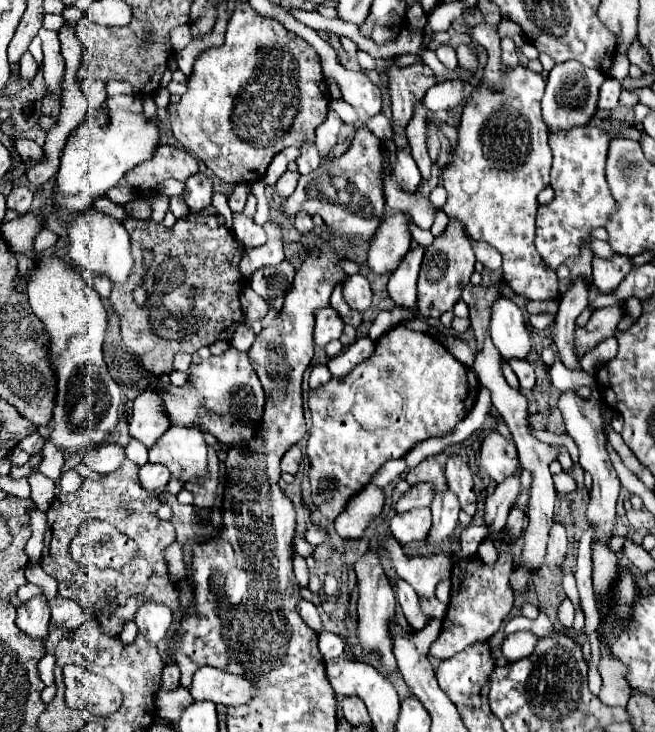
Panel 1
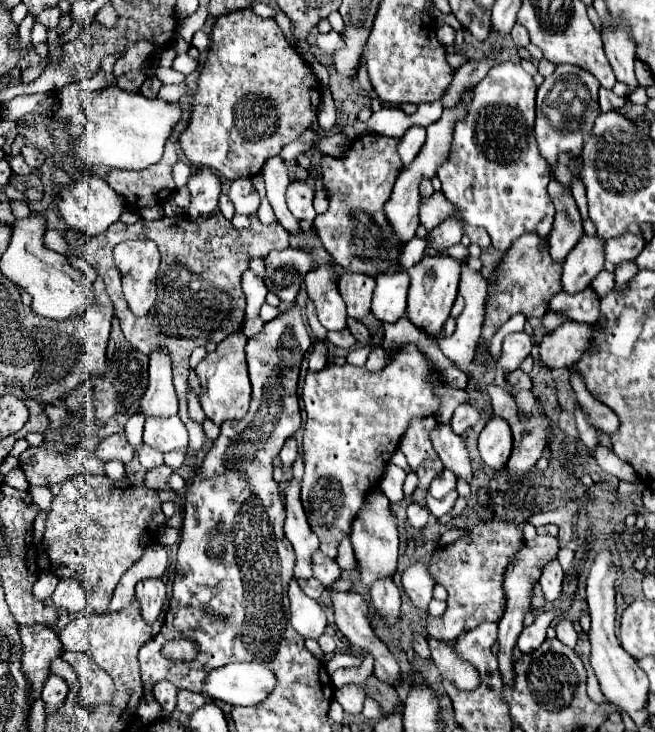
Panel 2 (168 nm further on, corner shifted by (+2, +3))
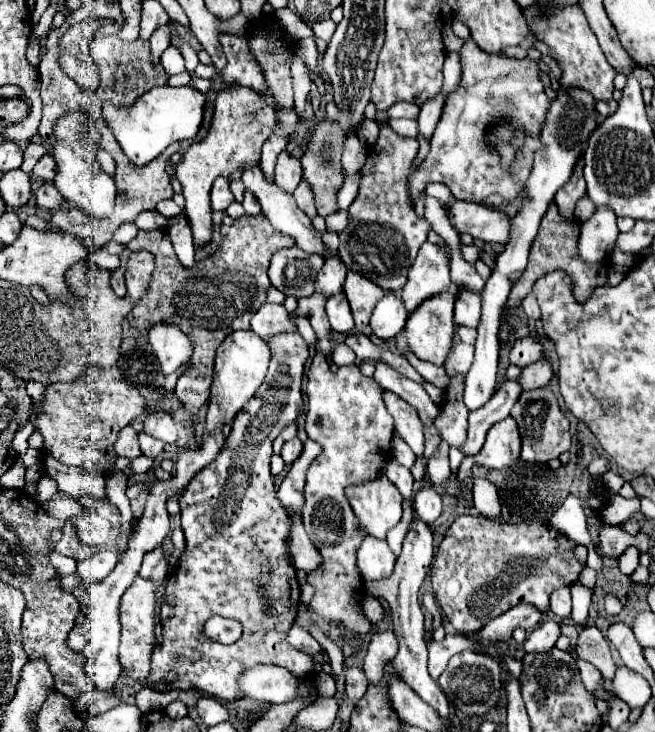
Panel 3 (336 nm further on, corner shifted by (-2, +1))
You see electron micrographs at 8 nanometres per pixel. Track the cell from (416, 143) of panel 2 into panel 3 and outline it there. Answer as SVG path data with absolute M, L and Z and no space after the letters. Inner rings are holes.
M437 92L437 96L433 96L433 100L427 100L421 106L421 114L419 114L417 122L419 122L419 132L425 138L431 138L431 134L433 134L433 130L437 126L437 120L441 118L443 104L445 104L445 94L443 92Z

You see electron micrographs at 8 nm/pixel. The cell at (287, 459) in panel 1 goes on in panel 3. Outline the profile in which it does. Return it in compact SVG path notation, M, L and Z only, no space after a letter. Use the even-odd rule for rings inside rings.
M291 438L289 442L285 442L281 448L281 458L285 460L285 464L293 464L293 460L297 460L297 456L301 454L301 448L303 442L299 438Z

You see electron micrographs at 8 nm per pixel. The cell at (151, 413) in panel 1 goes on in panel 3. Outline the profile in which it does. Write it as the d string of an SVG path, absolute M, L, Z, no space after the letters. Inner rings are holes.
M153 324L149 328L149 344L161 362L163 374L171 374L193 354L189 338L173 324Z

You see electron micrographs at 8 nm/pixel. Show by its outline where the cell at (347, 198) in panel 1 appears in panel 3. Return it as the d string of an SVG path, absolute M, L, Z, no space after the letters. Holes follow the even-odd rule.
M383 126L379 140L371 146L367 162L361 170L361 186L355 202L349 208L349 216L353 224L359 224L359 238L353 238L353 230L339 234L339 256L343 264L367 276L385 292L401 292L407 280L407 272L431 232L431 224L425 218L415 214L415 204L409 200L407 174L417 156L419 144L415 138L403 138L391 130L391 126Z

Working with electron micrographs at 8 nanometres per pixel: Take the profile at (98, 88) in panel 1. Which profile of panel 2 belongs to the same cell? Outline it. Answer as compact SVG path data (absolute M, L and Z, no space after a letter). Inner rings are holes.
M139 42L139 44L131 46L131 48L115 62L115 66L113 66L113 76L117 78L117 76L129 72L131 68L133 68L133 70L141 70L143 62L151 56L151 52L153 52L153 48L151 48L147 42Z

